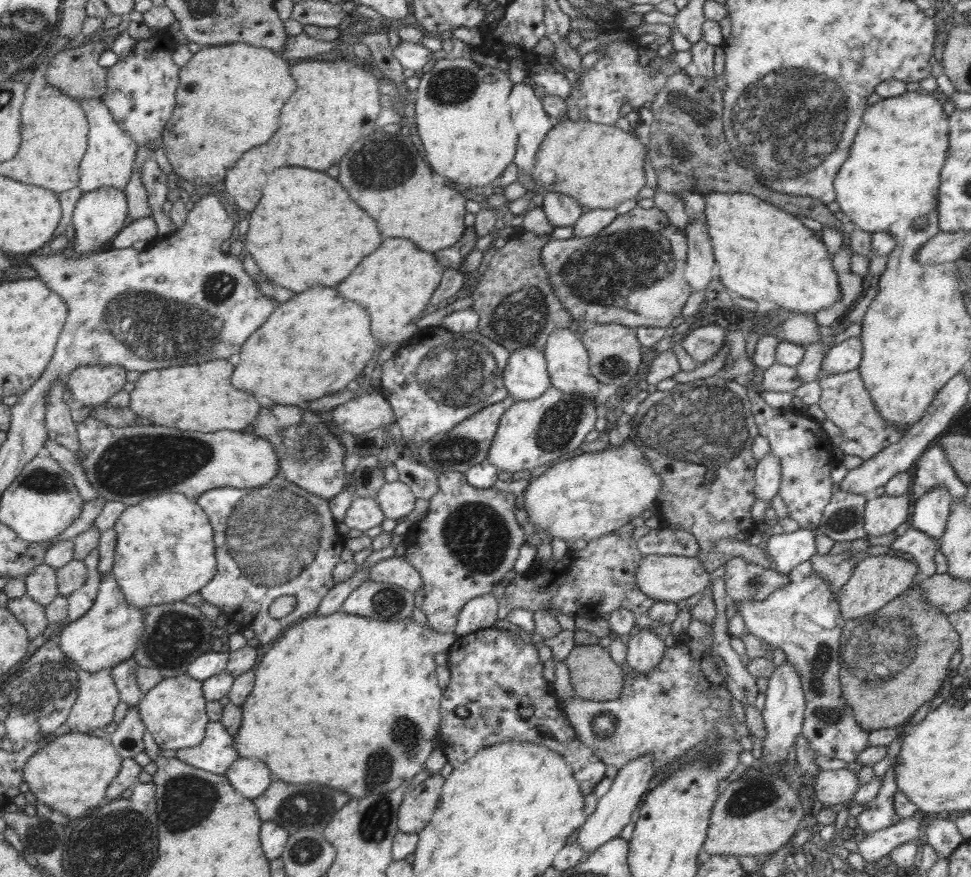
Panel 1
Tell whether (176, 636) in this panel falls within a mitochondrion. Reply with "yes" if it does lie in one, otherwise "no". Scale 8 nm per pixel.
yes

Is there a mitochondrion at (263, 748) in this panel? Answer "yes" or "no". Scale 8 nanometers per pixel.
no

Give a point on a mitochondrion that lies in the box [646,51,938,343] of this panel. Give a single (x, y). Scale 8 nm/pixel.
(790, 120)

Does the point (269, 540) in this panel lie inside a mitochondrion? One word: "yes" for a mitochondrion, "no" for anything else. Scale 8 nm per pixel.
yes

